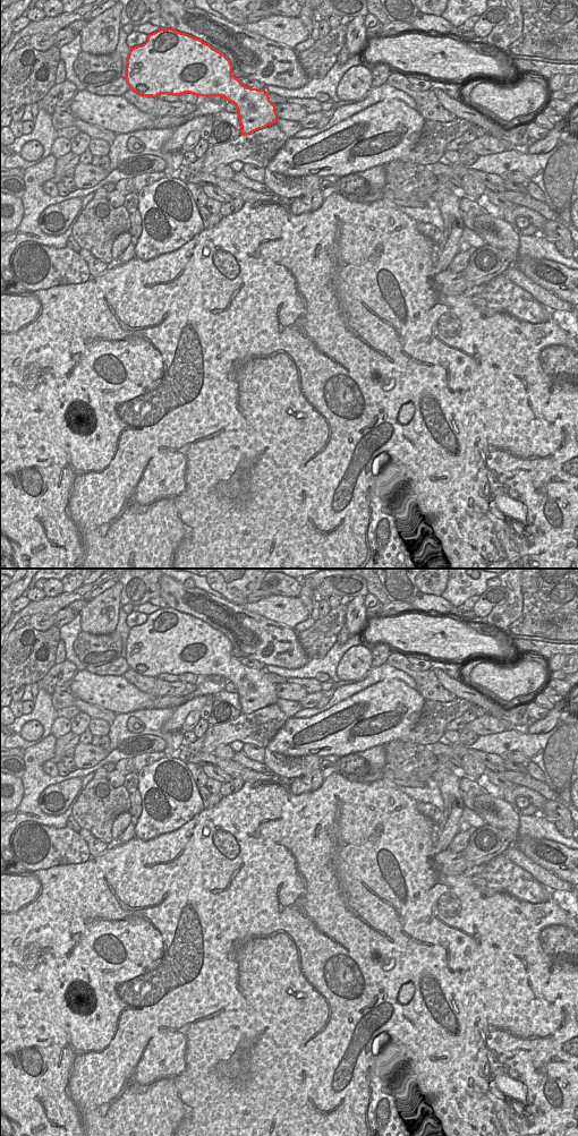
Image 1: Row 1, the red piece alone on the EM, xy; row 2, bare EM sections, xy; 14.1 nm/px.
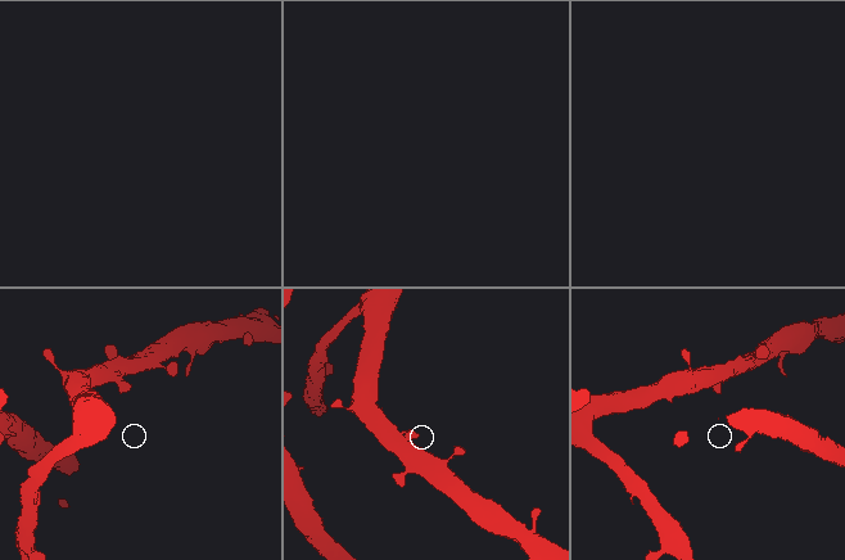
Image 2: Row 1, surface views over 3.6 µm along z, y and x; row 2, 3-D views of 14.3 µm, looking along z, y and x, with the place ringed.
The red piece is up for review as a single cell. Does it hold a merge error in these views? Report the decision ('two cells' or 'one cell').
one cell

